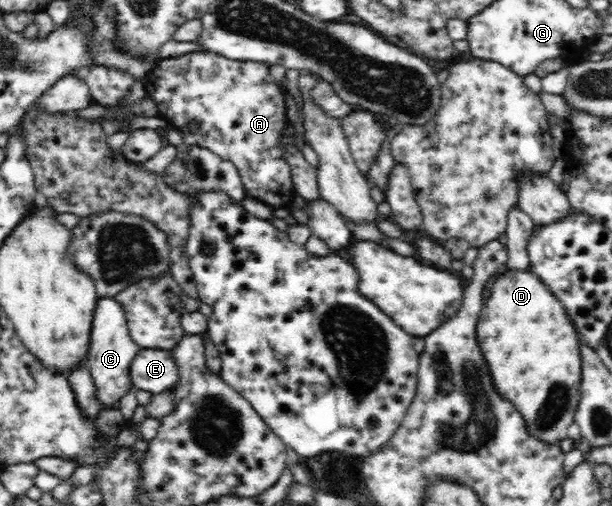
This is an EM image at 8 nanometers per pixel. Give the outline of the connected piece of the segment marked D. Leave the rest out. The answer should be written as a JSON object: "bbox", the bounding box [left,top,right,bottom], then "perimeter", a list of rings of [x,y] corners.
{"bbox":[477,268,583,440],"perimeter":[[[510,268],[510,272],[498,276],[494,280],[492,286],[492,294],[484,306],[484,312],[480,312],[478,318],[477,330],[479,346],[481,347],[484,360],[488,360],[492,372],[491,377],[494,380],[495,388],[500,388],[500,392],[504,392],[504,397],[508,397],[515,408],[519,412],[524,412],[524,420],[528,420],[528,424],[532,424],[532,432],[536,432],[536,436],[544,436],[544,440],[564,440],[568,436],[568,427],[574,422],[574,412],[576,412],[577,404],[580,400],[581,376],[583,367],[583,355],[581,351],[579,333],[574,328],[574,321],[570,320],[568,310],[563,302],[543,283],[543,280],[532,269],[516,269]]]}

